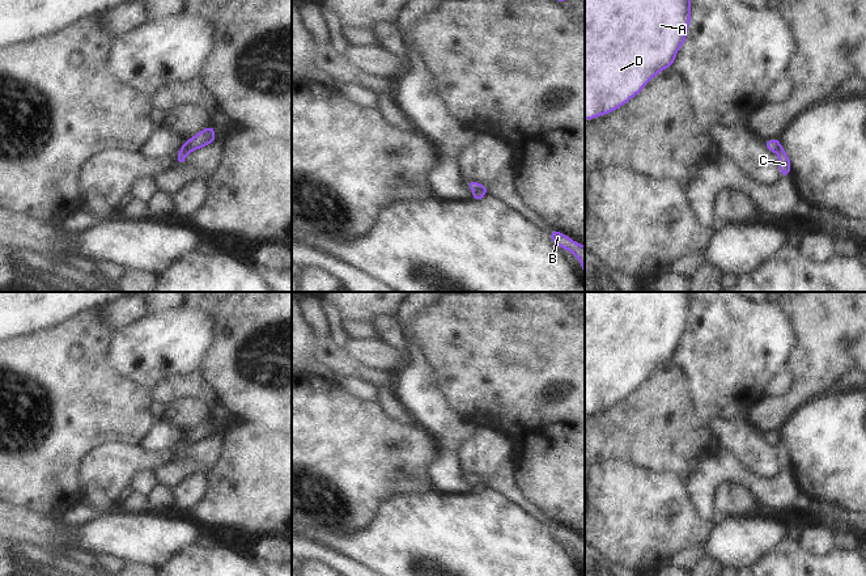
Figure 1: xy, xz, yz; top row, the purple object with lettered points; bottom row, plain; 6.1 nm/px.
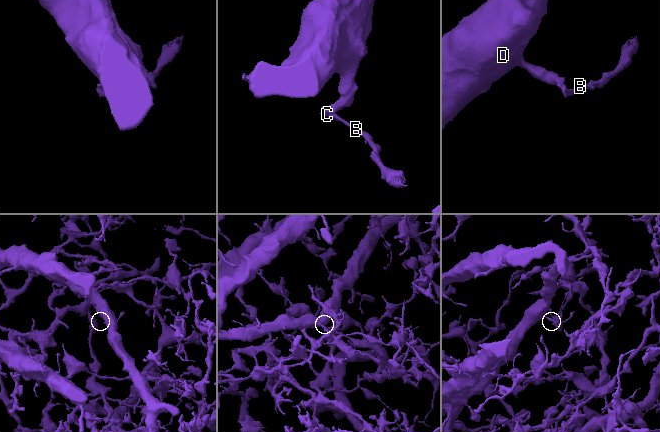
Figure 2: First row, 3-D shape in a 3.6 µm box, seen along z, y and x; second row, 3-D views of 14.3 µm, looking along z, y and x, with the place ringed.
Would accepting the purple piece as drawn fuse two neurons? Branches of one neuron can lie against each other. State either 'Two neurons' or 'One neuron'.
Two neurons.

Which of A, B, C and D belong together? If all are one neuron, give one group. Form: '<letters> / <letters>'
A D / B C

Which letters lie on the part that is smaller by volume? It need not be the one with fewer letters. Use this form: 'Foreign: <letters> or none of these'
Foreign: B, C

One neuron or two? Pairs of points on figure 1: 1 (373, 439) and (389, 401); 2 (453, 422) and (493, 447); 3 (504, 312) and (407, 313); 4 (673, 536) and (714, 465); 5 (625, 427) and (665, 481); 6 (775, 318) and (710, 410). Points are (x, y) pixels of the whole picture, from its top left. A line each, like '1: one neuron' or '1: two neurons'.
1: two neurons
2: two neurons
3: two neurons
4: two neurons
5: two neurons
6: one neuron

